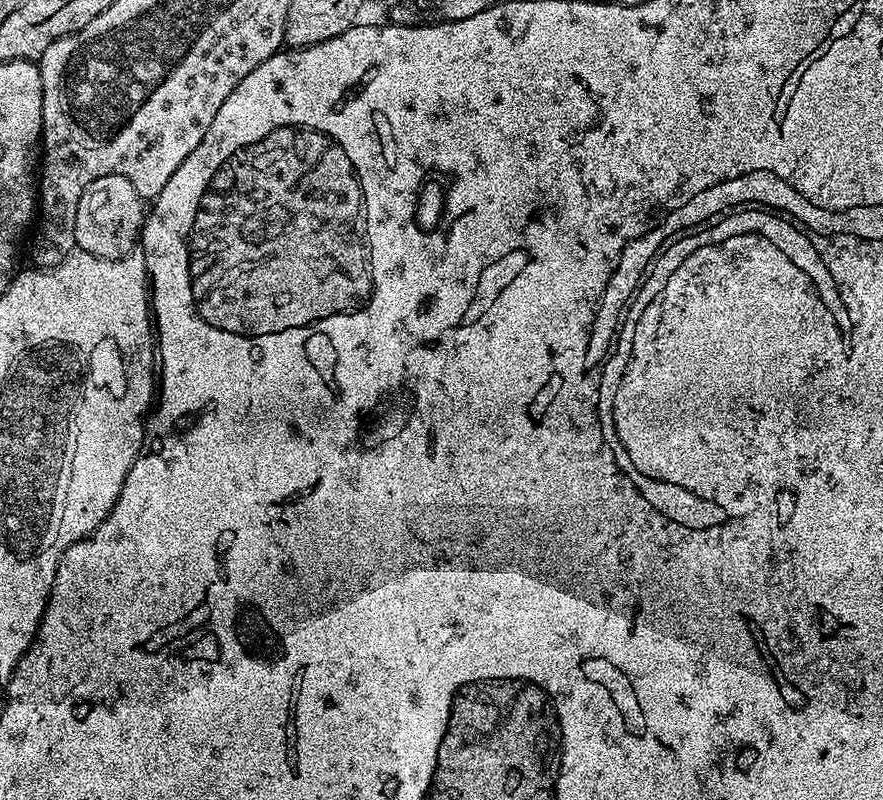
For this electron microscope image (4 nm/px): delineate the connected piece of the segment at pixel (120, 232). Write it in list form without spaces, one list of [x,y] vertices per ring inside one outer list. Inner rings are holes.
[[[102,175],[83,188],[75,210],[73,243],[81,252],[117,260],[135,251],[145,215],[144,201],[128,178],[124,175]]]

